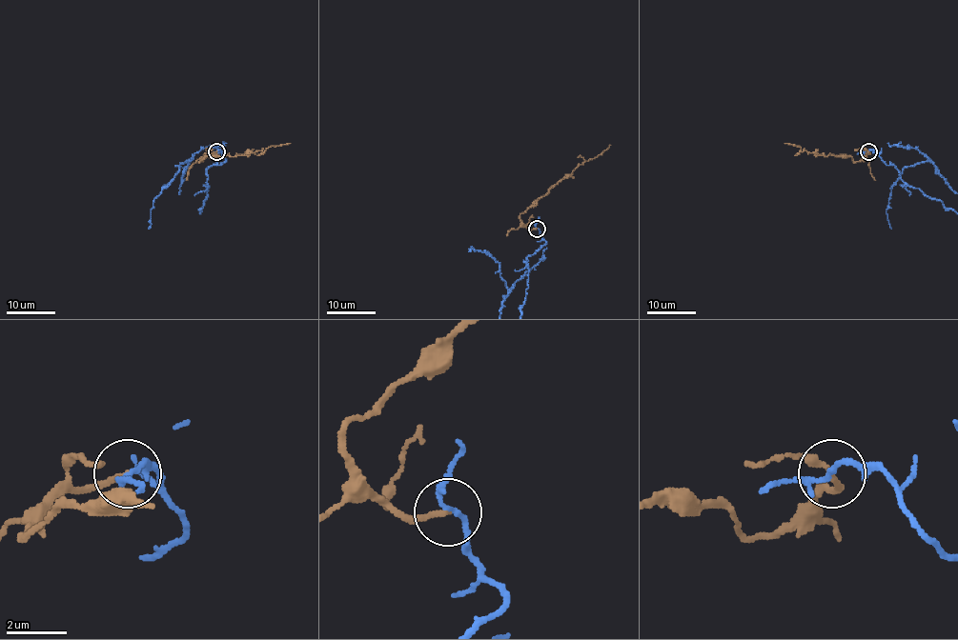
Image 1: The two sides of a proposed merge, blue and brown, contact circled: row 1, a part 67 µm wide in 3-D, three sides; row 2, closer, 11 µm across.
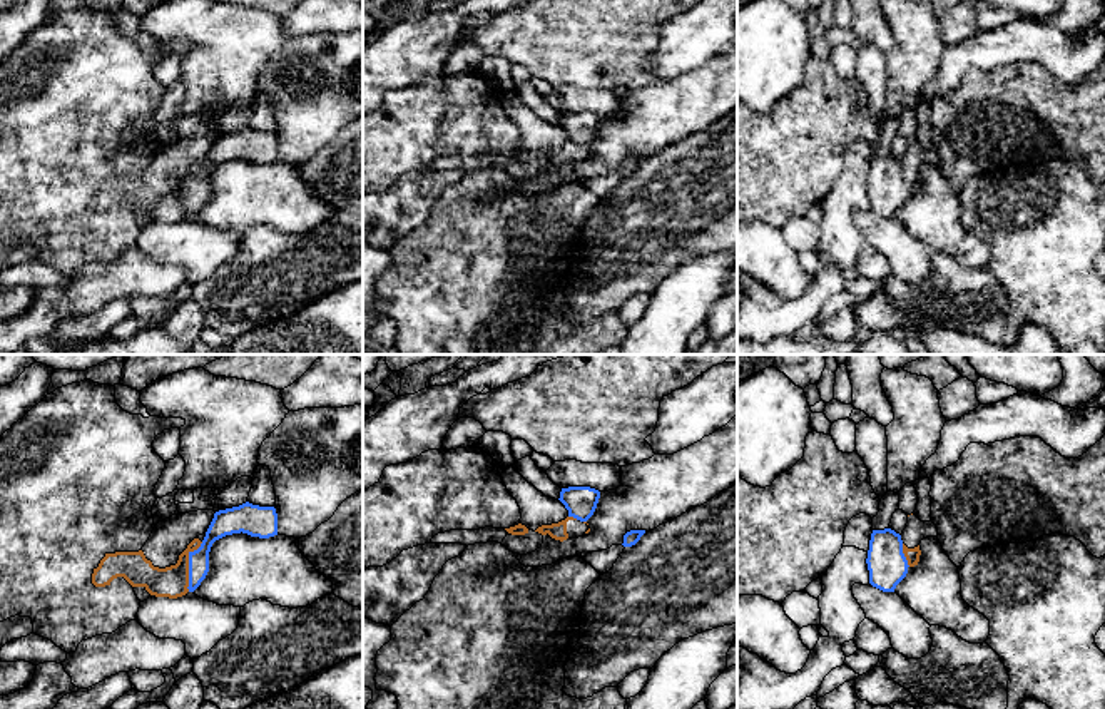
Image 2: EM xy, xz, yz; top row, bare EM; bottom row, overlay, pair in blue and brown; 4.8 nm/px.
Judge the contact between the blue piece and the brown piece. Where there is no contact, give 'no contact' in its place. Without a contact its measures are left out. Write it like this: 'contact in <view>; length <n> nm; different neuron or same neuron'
contact in xy; length 260 nm; different neuron

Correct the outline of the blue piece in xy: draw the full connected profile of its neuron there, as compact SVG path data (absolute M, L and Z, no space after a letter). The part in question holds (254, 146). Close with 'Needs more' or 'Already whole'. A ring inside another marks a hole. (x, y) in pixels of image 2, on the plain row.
M246 127L239 132L216 137L201 172L189 177L189 217L194 217L209 197L212 169L226 161L241 157L259 164L278 161L276 134Z. Already whole

